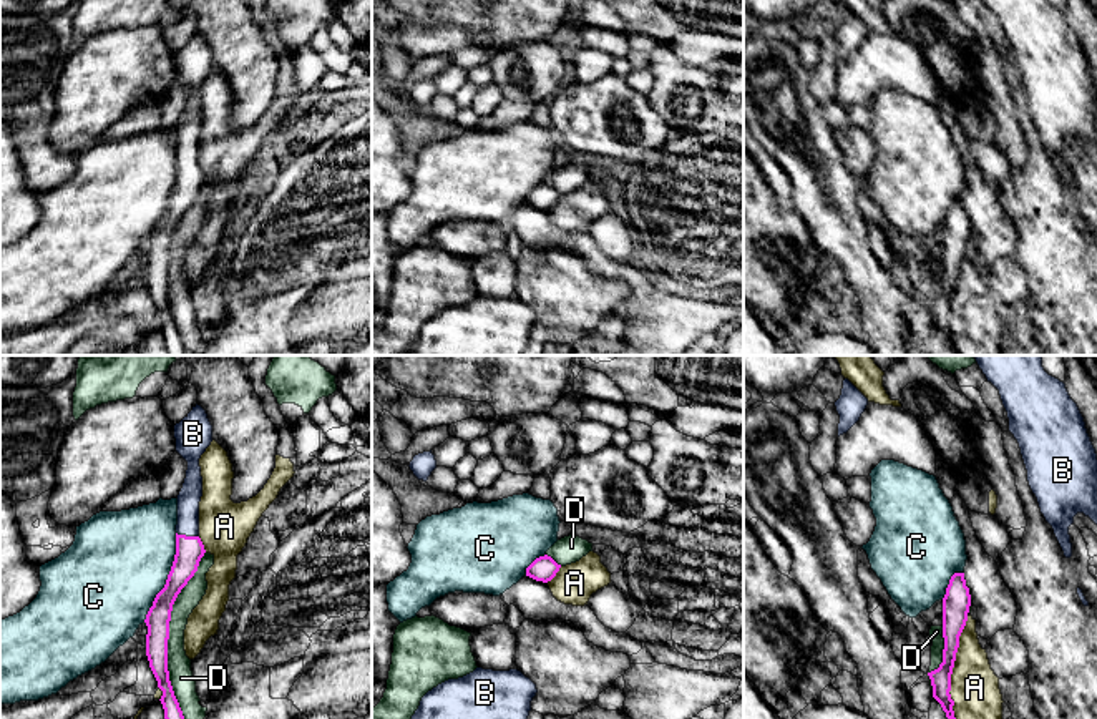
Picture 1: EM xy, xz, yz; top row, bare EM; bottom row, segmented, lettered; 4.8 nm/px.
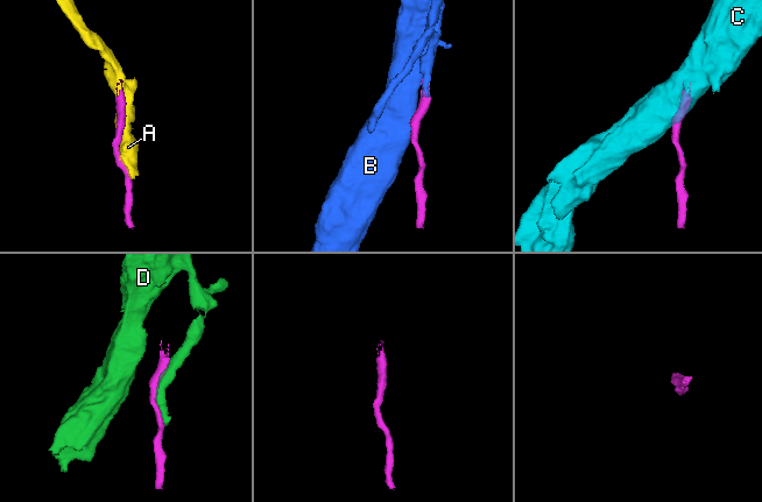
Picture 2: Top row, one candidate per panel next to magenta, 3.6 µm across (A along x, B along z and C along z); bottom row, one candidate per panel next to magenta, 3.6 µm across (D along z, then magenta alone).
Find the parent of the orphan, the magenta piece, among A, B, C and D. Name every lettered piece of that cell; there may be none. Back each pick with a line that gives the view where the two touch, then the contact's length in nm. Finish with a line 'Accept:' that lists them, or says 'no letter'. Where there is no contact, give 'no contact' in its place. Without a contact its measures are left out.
B: xy | 110 nm
Accept: B

